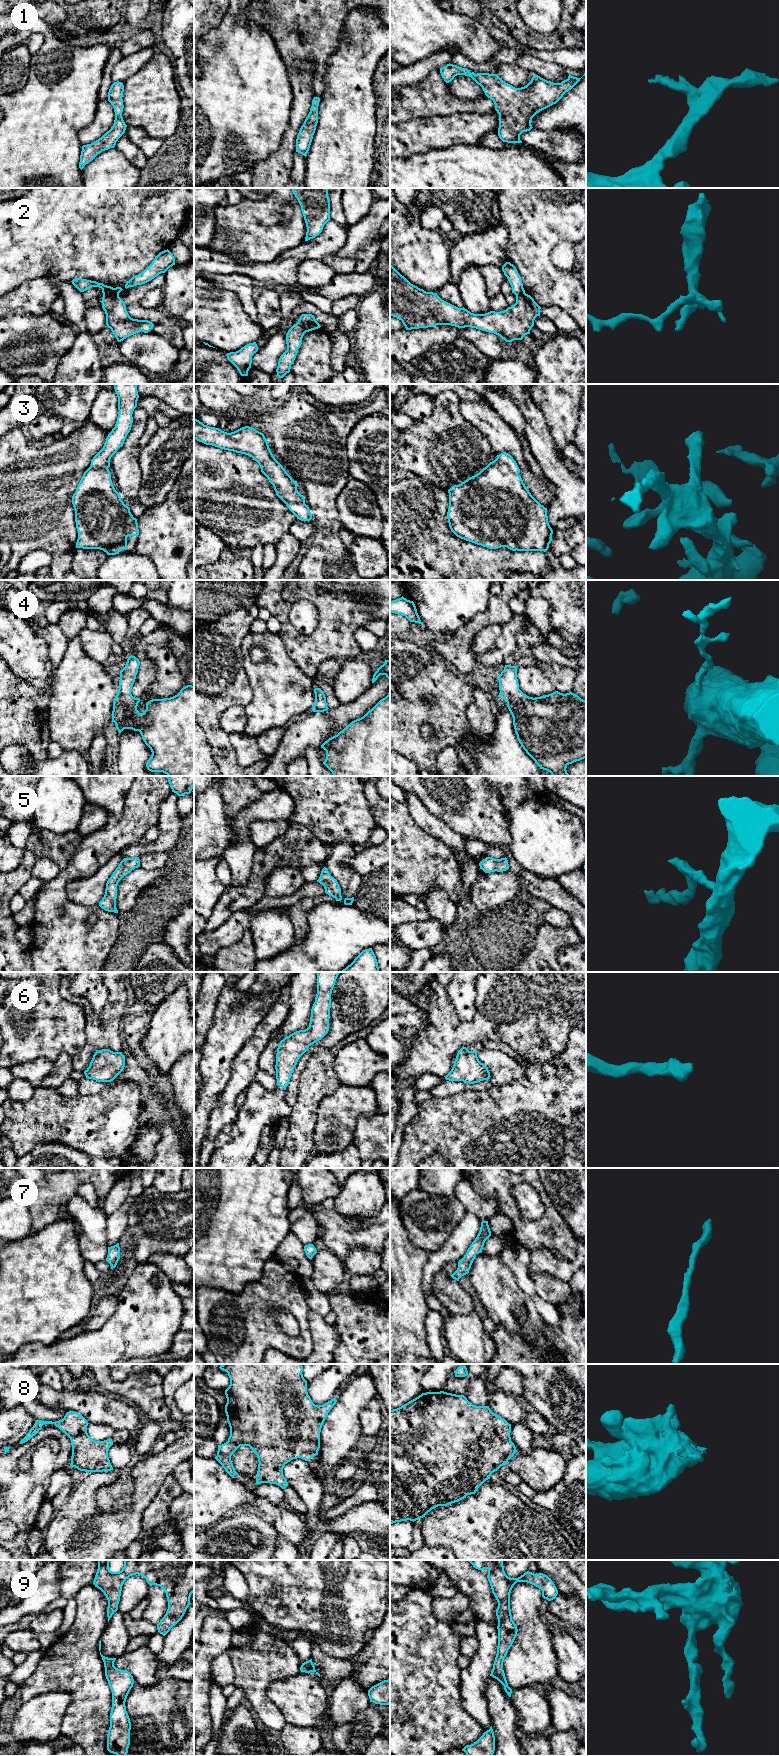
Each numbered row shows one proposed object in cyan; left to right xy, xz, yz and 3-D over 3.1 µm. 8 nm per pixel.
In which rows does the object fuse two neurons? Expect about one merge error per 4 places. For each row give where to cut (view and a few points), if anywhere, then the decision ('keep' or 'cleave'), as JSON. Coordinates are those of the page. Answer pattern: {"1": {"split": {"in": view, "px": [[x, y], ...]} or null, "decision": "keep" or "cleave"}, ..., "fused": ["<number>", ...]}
{"1": {"split": null, "decision": "keep"}, "2": {"split": null, "decision": "keep"}, "3": {"split": null, "decision": "keep"}, "4": {"split": null, "decision": "keep"}, "5": {"split": null, "decision": "keep"}, "6": {"split": null, "decision": "keep"}, "7": {"split": null, "decision": "keep"}, "8": {"split": null, "decision": "keep"}, "9": {"split": null, "decision": "keep"}, "fused": []}

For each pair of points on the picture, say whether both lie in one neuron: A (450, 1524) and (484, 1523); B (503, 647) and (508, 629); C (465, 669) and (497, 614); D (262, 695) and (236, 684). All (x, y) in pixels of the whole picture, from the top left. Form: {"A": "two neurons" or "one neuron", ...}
{"A": "one neuron", "B": "one neuron", "C": "one neuron", "D": "two neurons"}

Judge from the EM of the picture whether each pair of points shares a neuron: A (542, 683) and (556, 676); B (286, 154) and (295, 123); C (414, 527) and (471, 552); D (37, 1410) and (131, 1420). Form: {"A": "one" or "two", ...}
{"A": "two", "B": "one", "C": "one", "D": "two"}

